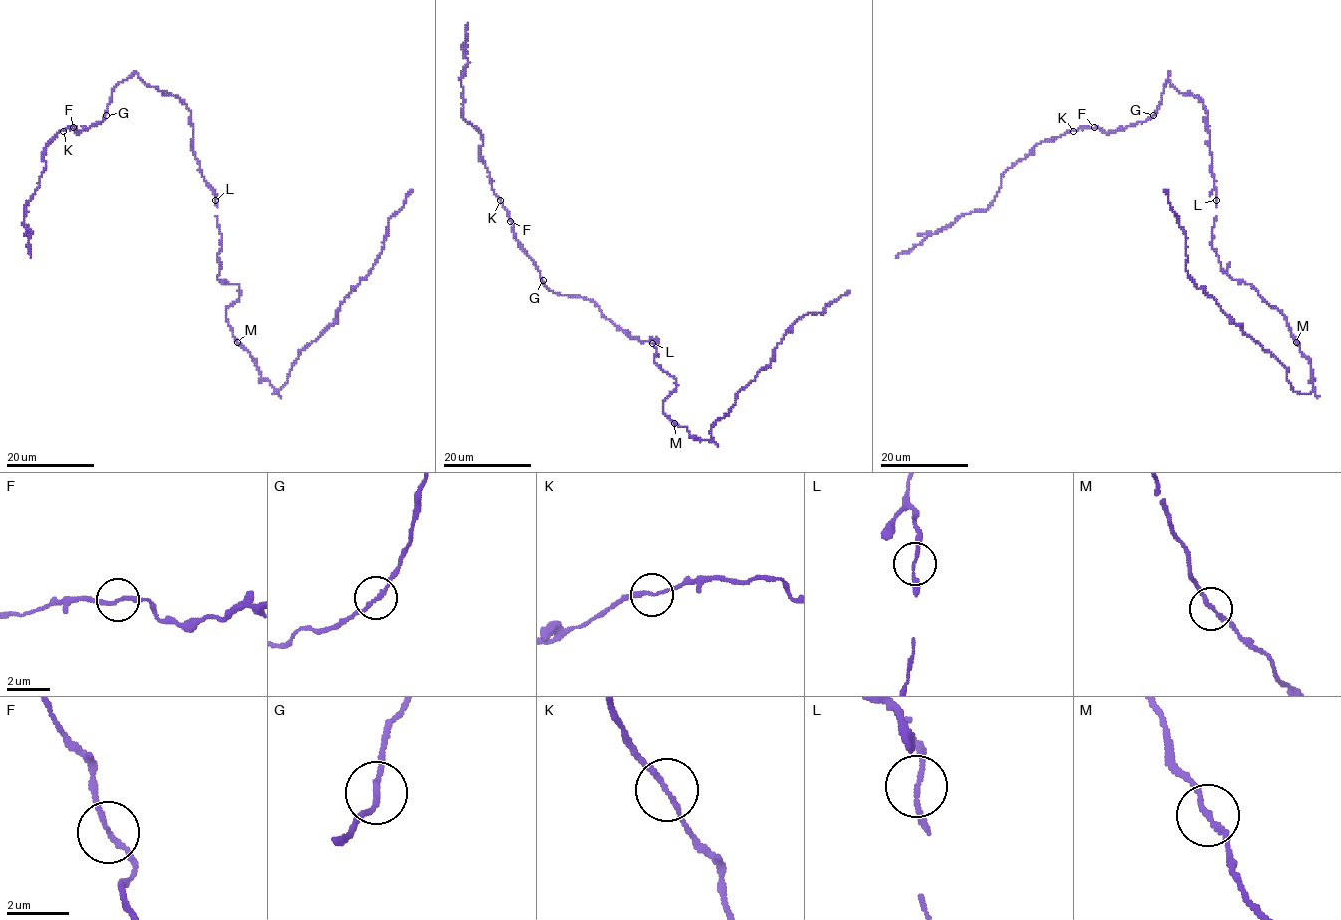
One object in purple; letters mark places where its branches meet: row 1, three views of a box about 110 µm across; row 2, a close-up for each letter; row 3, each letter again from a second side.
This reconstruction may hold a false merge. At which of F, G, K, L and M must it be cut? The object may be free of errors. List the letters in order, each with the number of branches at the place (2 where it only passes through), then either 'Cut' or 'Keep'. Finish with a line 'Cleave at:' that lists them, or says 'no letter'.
F: Branches: 2. Keep
G: Branches: 2. Keep
K: Branches: 2. Keep
L: Branches: 2. Keep
M: Branches: 2. Keep
Cleave at: no letter

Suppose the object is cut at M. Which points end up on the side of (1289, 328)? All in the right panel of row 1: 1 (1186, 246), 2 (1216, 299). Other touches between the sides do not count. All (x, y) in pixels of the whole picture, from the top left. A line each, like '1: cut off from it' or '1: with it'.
1: cut off from it
2: cut off from it

